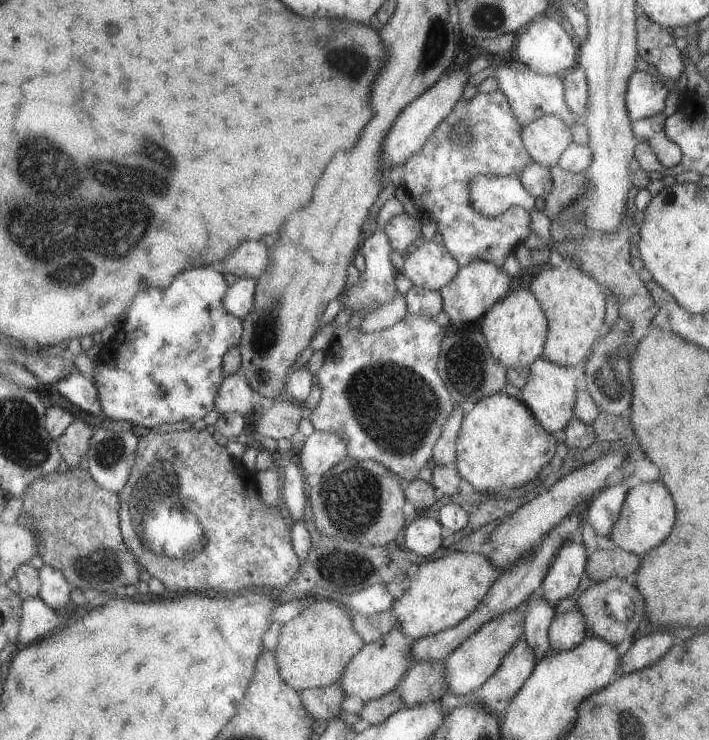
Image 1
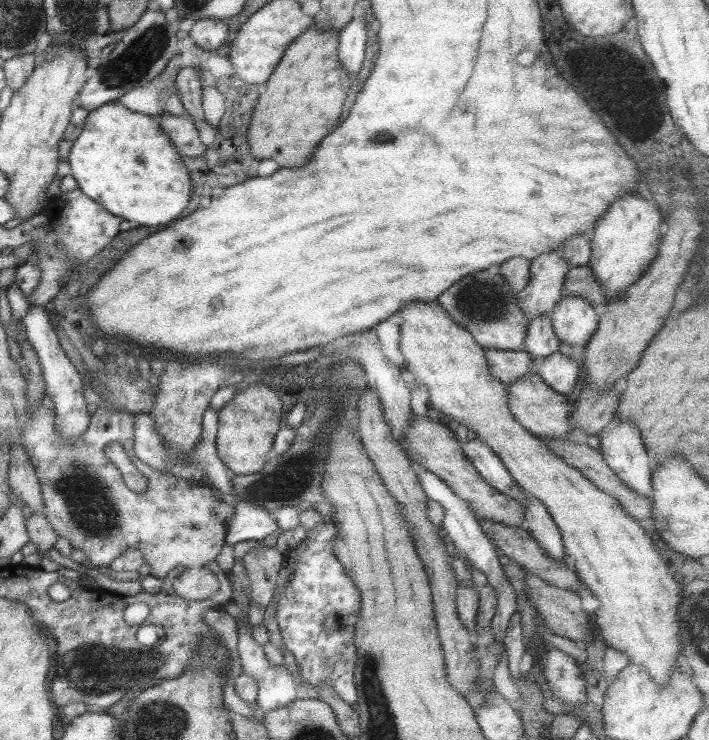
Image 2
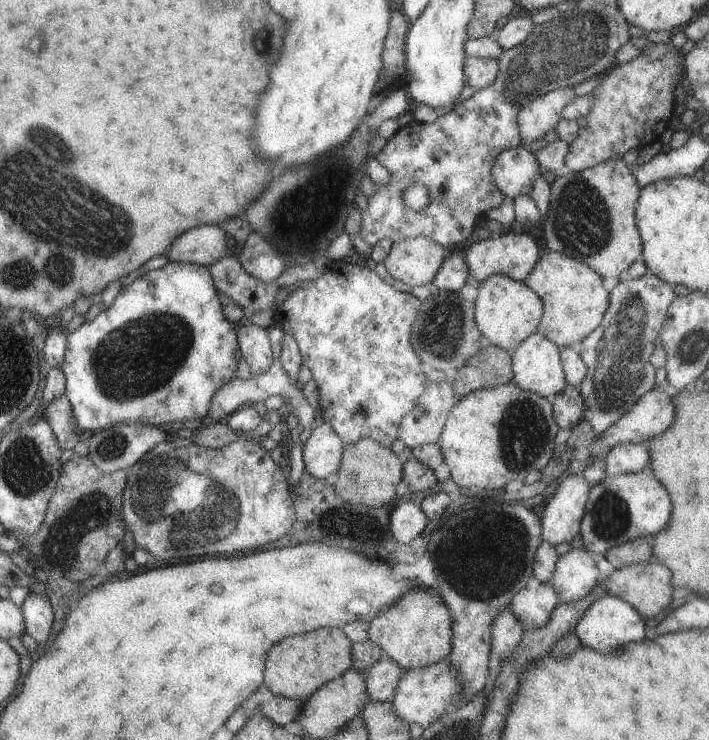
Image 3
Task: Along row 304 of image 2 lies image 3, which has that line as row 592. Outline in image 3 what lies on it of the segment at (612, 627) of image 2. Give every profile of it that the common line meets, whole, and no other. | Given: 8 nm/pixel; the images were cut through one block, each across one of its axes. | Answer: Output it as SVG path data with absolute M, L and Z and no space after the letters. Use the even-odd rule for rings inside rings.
M409 590L368 622L366 638L382 650L383 657L392 660L404 673L449 657L452 616L435 590Z

